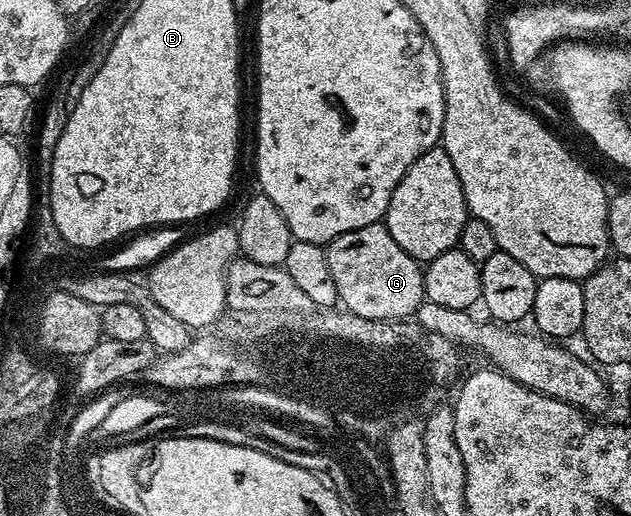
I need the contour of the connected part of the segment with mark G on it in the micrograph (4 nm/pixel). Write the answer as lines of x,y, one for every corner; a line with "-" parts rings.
382,222
341,233
325,250
340,304
362,319
401,321
414,316
425,301
422,266
393,241

